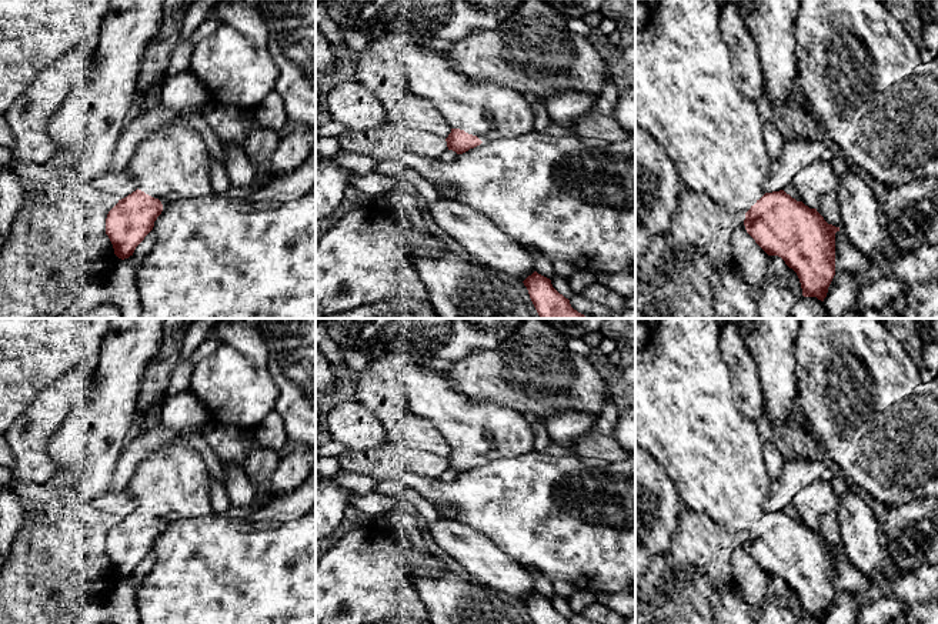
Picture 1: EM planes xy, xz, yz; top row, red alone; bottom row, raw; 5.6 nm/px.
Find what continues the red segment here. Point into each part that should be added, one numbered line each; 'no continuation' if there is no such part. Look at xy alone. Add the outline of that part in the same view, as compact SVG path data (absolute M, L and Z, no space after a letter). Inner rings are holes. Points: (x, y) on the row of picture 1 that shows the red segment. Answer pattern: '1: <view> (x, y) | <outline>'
1: xy (172, 163) | M184 111L166 121L140 141L127 168L137 180L137 188L158 198L163 207L178 201L207 196L213 191L210 180L210 153L198 131Z

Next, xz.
1: xz (487, 110) | M411 41L401 54L401 63L411 91L427 100L453 129L477 136L481 141L520 137L534 129L533 109L524 93L468 79L453 69L445 51L437 53Z

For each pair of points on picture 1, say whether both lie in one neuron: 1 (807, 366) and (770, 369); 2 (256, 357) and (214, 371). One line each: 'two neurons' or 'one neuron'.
1: two neurons
2: two neurons

